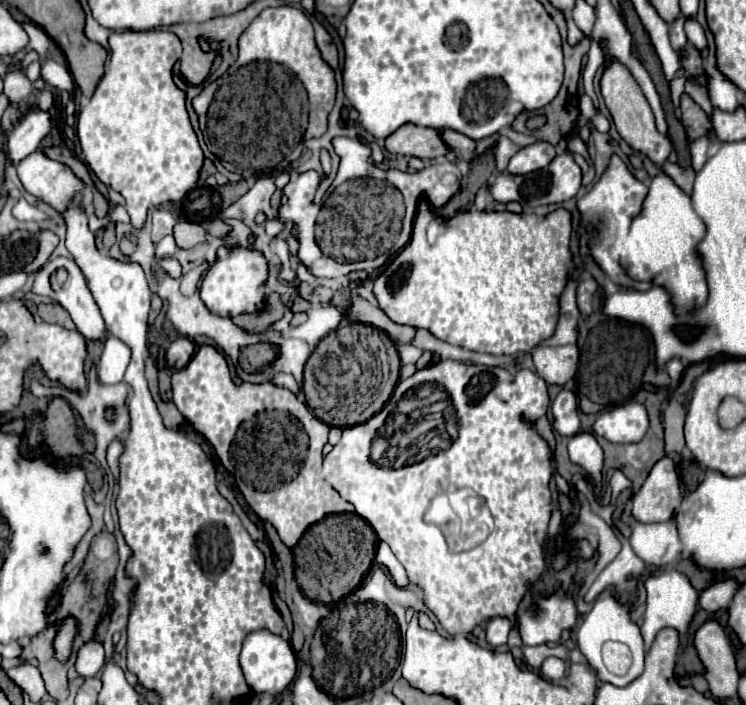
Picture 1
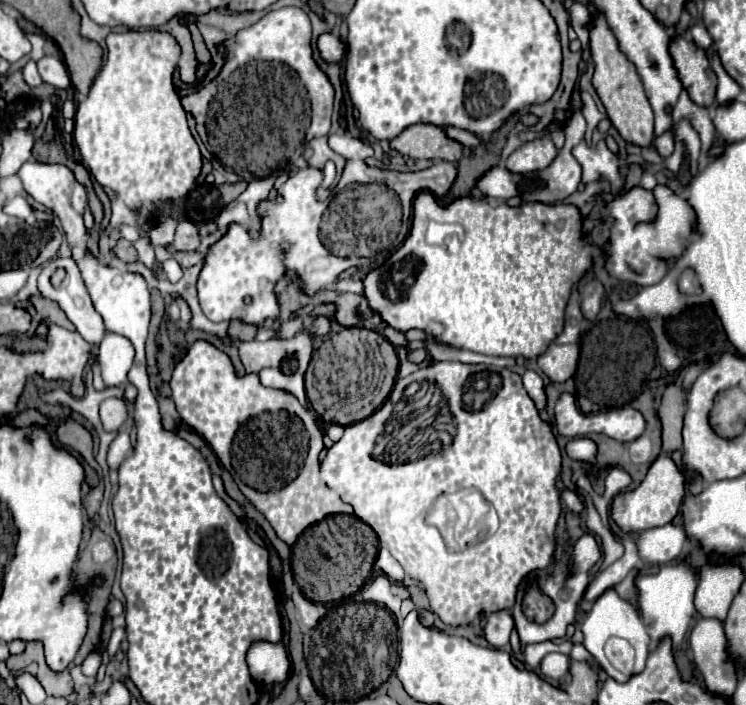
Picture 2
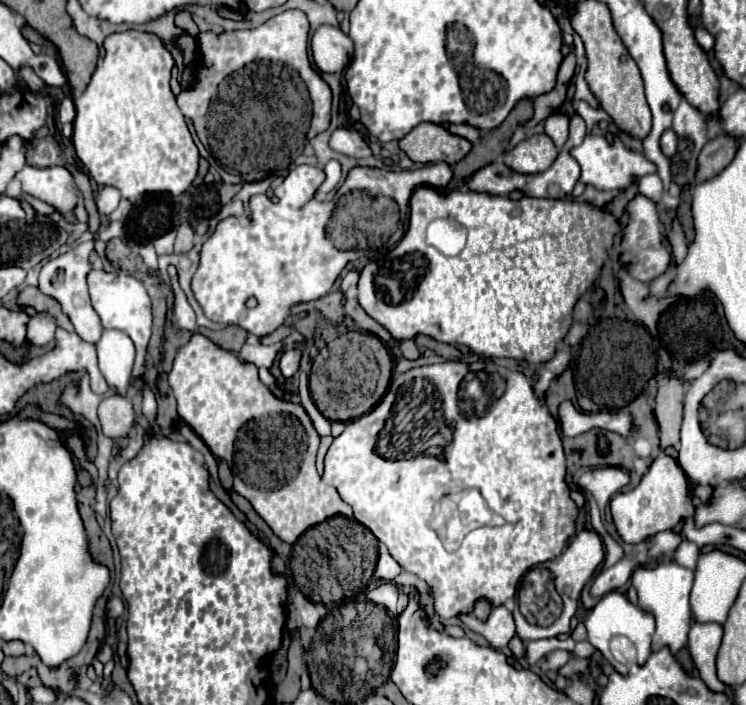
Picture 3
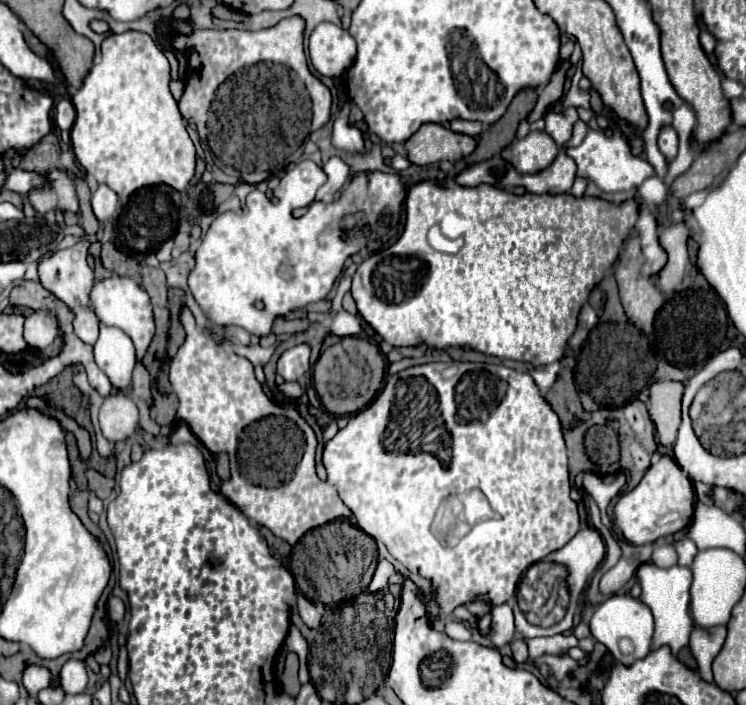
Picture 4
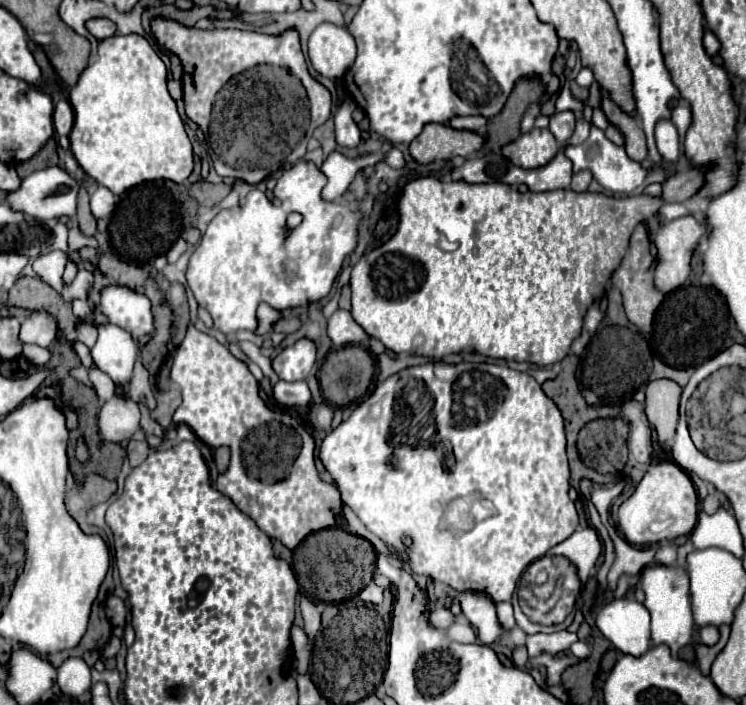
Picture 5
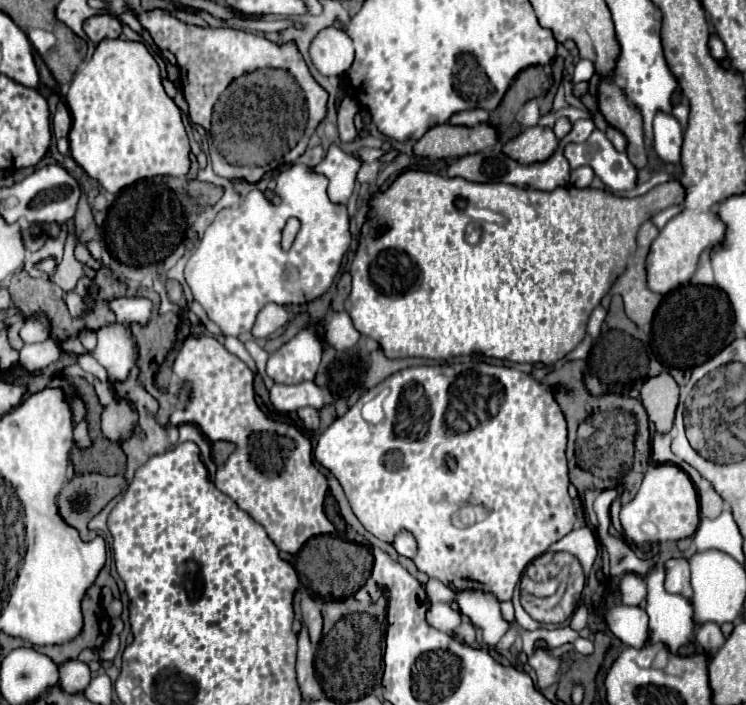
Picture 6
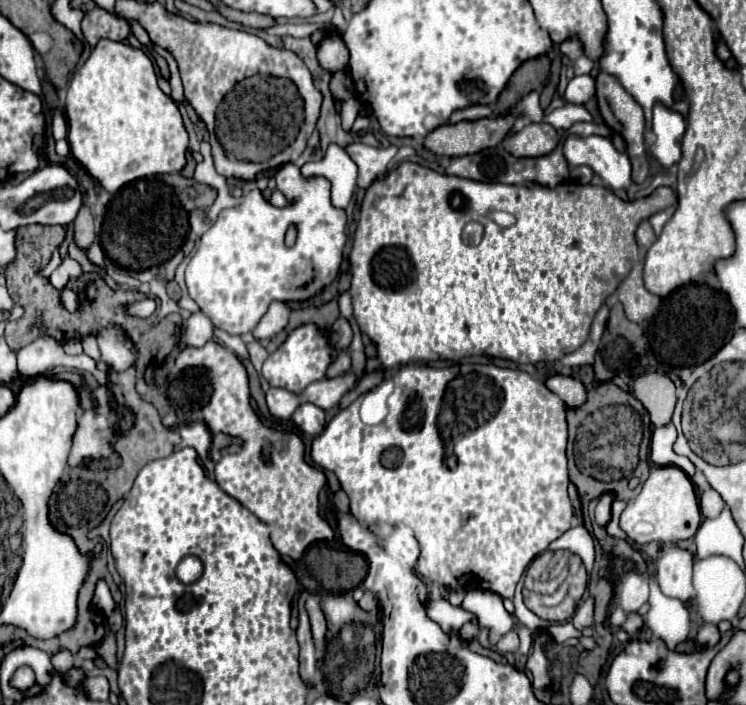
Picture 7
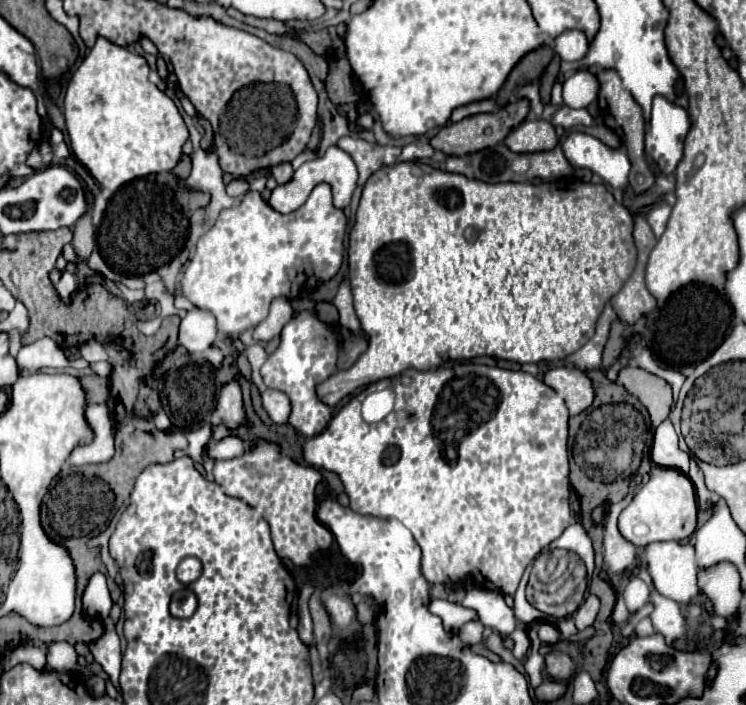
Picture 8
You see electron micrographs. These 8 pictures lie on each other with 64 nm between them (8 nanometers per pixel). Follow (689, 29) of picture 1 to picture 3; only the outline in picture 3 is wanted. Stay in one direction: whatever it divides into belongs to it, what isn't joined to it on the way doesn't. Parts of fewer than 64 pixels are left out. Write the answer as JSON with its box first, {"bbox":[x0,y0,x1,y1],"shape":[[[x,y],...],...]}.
{"bbox":[696,28,714,52],"shape":[[[696,28],[696,42],[708,52],[708,50],[712,50],[714,48],[714,38],[712,38],[712,34],[710,32],[706,32],[704,28]]]}

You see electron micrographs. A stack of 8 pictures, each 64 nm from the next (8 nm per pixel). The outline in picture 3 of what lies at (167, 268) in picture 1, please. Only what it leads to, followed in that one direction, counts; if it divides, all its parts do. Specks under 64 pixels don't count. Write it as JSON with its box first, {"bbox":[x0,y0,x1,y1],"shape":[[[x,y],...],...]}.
{"bbox":[168,266,352,544],"shape":[[[170,266],[168,274],[176,294],[176,322],[180,328],[192,332],[188,344],[182,346],[174,358],[168,382],[178,402],[178,416],[206,442],[212,452],[218,452],[218,458],[224,458],[230,464],[234,474],[232,492],[246,498],[272,532],[288,544],[294,544],[310,526],[316,526],[336,514],[352,518],[352,508],[332,486],[324,484],[316,472],[314,462],[320,436],[306,410],[300,404],[284,402],[272,396],[268,386],[258,380],[254,364],[198,334],[194,330],[196,316],[180,290],[176,268]]]}

